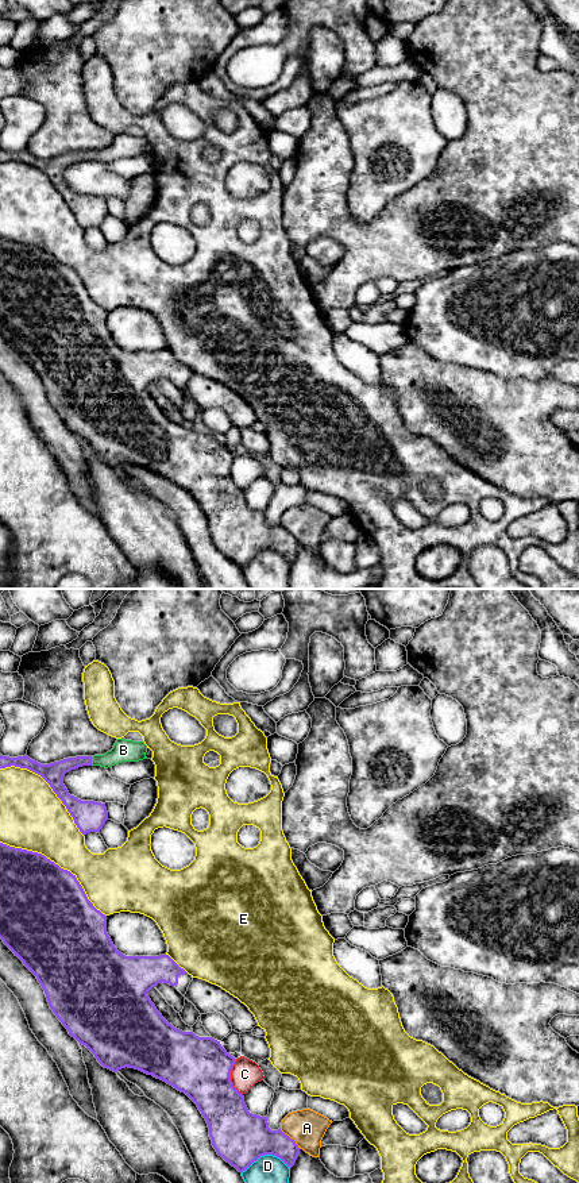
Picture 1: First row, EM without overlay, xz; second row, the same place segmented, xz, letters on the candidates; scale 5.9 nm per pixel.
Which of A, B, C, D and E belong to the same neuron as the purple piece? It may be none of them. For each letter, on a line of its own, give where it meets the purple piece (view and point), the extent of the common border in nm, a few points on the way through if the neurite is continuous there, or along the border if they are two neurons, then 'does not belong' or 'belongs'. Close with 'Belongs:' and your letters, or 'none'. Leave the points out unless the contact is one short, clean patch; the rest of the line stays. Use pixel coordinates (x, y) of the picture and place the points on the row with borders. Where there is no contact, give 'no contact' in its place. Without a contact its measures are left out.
A: xz (289, 1137) | 170 nm | does not belong
B: xz (91, 760) | 60 nm | across xz (53, 774), (66, 765), (91, 760), (107, 760), (123, 750) | belongs
C: xz (230, 1076) | 220 nm | does not belong
D: xz (266, 1153) | 300 nm | does not belong
E: xz (57, 864) | 750 nm | does not belong
Belongs: B

